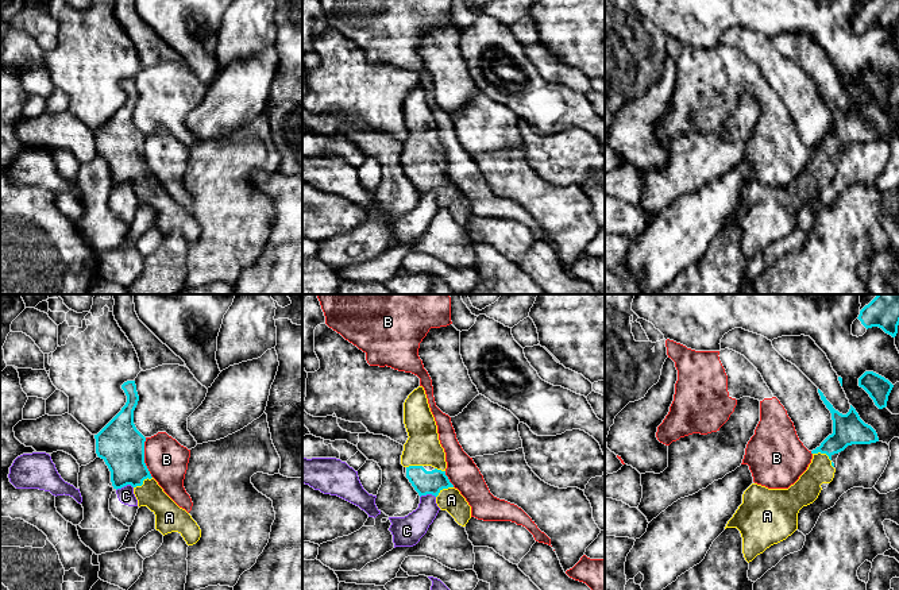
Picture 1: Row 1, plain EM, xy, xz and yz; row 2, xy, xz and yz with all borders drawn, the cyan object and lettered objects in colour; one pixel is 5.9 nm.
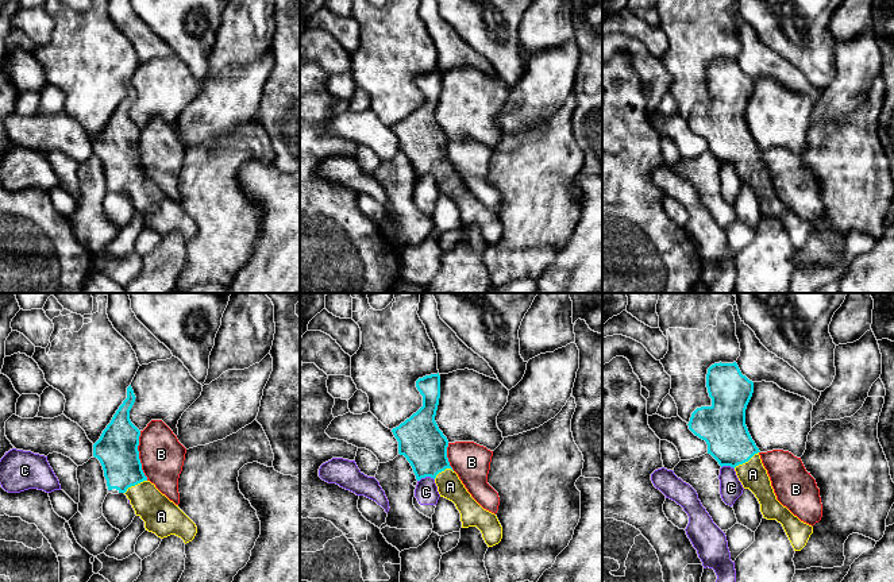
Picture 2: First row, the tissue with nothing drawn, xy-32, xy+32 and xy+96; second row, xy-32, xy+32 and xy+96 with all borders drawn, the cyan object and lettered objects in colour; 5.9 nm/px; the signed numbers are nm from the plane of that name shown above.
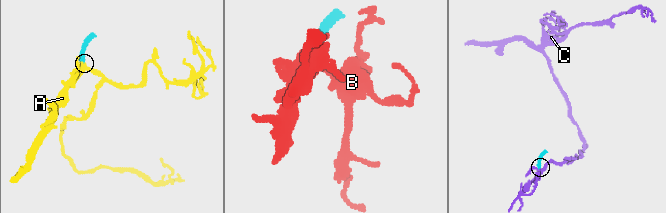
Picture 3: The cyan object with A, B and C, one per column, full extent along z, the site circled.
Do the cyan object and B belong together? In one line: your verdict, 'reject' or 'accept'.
reject

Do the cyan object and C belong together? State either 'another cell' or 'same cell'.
another cell

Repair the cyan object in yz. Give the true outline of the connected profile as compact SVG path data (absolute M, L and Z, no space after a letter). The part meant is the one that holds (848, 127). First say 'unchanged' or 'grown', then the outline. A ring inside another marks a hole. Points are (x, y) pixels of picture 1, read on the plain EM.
grown; M819 86L818 90L832 111L833 131L811 149L813 157L807 167L788 186L768 186L752 181L742 192L742 201L725 224L740 228L742 251L748 261L798 227L799 208L818 196L822 181L830 181L834 176L834 151L852 142L879 139L876 128L860 116L852 103L849 109L842 112Z

